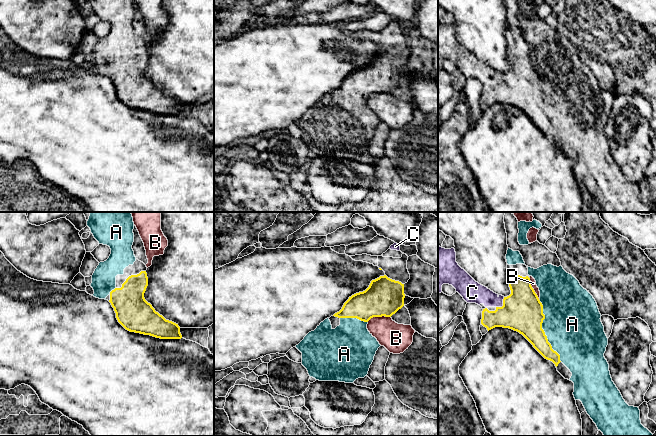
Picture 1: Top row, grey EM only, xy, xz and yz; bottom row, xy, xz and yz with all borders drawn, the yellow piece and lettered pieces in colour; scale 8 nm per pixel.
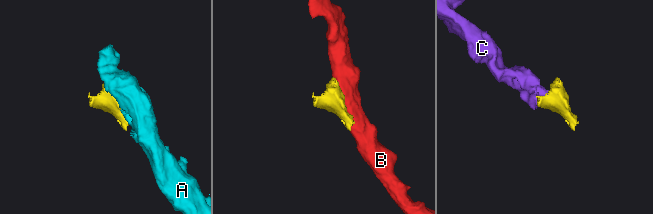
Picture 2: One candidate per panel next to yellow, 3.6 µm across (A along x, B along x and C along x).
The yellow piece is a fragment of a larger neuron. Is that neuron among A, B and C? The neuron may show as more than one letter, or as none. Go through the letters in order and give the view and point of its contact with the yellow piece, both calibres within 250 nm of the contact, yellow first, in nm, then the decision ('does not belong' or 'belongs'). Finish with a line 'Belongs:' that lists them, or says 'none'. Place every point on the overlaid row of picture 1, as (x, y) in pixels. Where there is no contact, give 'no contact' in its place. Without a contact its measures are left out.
A: contact yz (543, 331); calibres 320 and 460 nm; belongs
B: contact xz (378, 316); calibres 300 and 240 nm; does not belong
C: contact yz (503, 304); calibres 320 and 160 nm; belongs
Belongs: A, C

